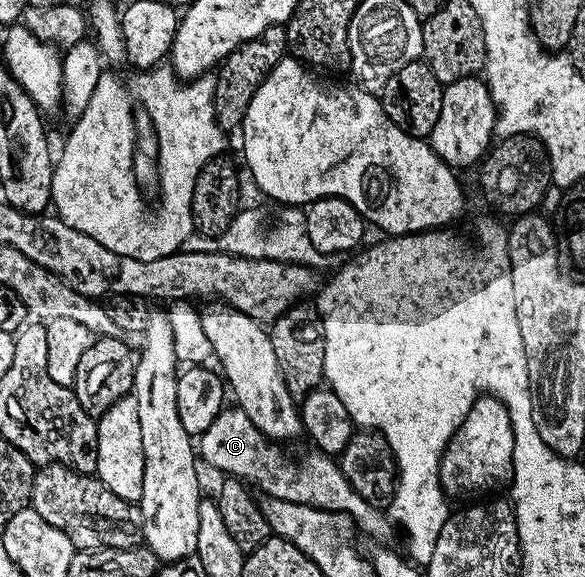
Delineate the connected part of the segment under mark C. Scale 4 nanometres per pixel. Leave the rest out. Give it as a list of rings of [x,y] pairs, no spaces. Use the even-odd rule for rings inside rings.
[[[224,407],[210,423],[210,427],[198,437],[198,457],[212,469],[221,469],[224,475],[231,475],[237,480],[253,483],[256,480],[265,496],[296,505],[314,506],[324,512],[336,515],[348,512],[360,524],[364,533],[372,537],[380,537],[387,531],[390,521],[379,513],[373,502],[362,499],[350,487],[346,475],[342,475],[339,464],[329,454],[317,449],[310,449],[296,463],[285,459],[278,451],[279,446],[250,423],[246,411],[238,407]]]

